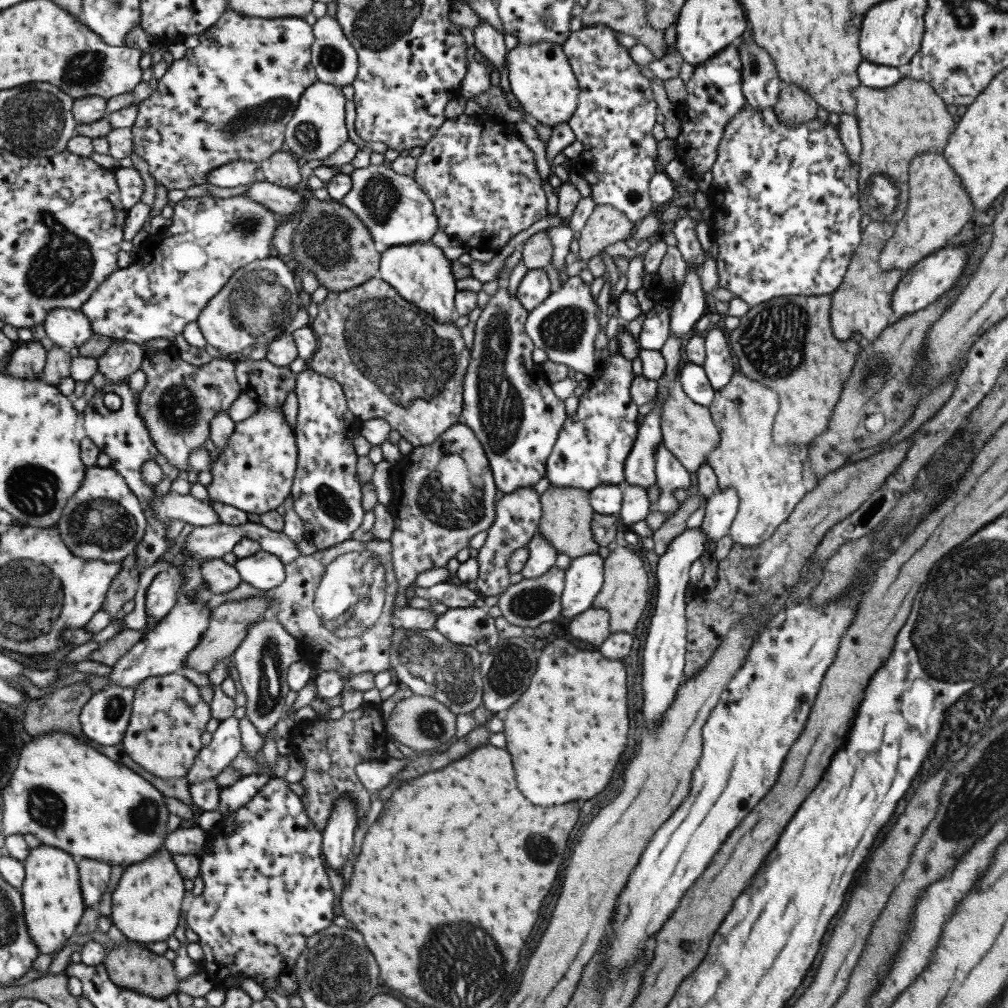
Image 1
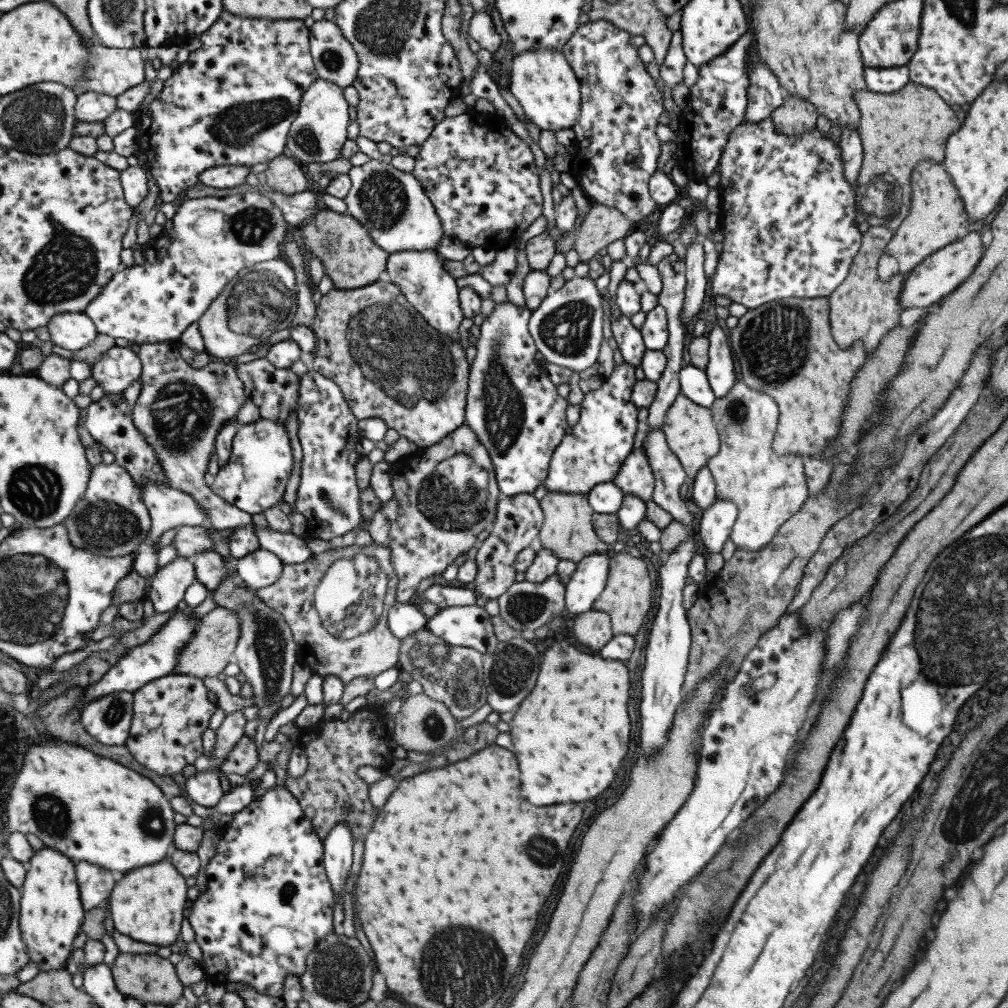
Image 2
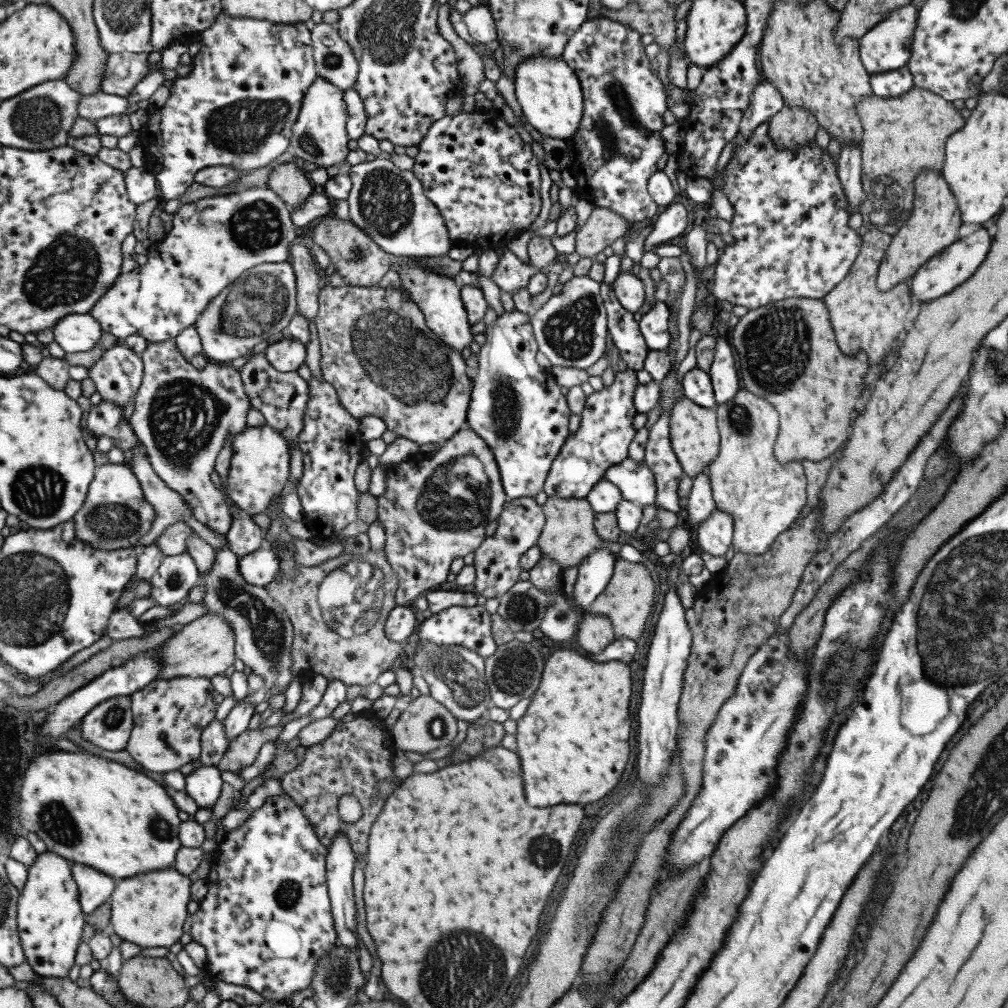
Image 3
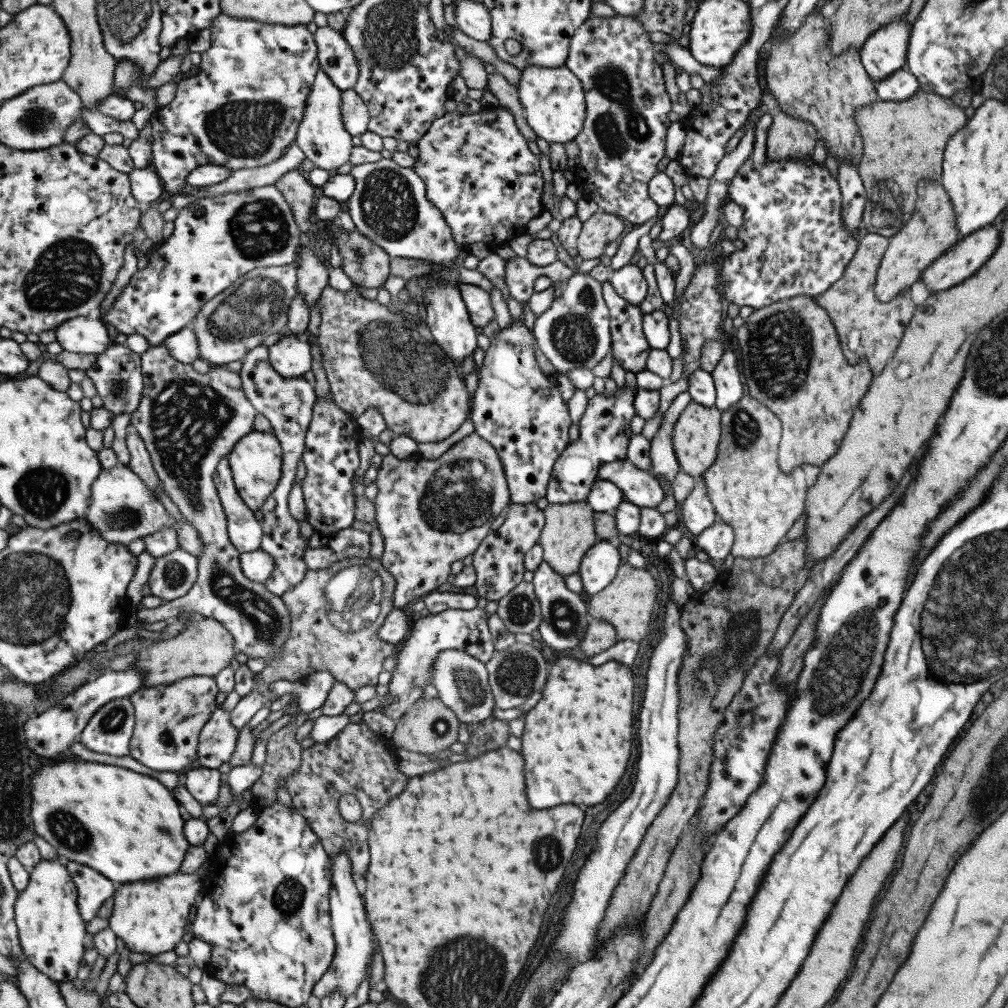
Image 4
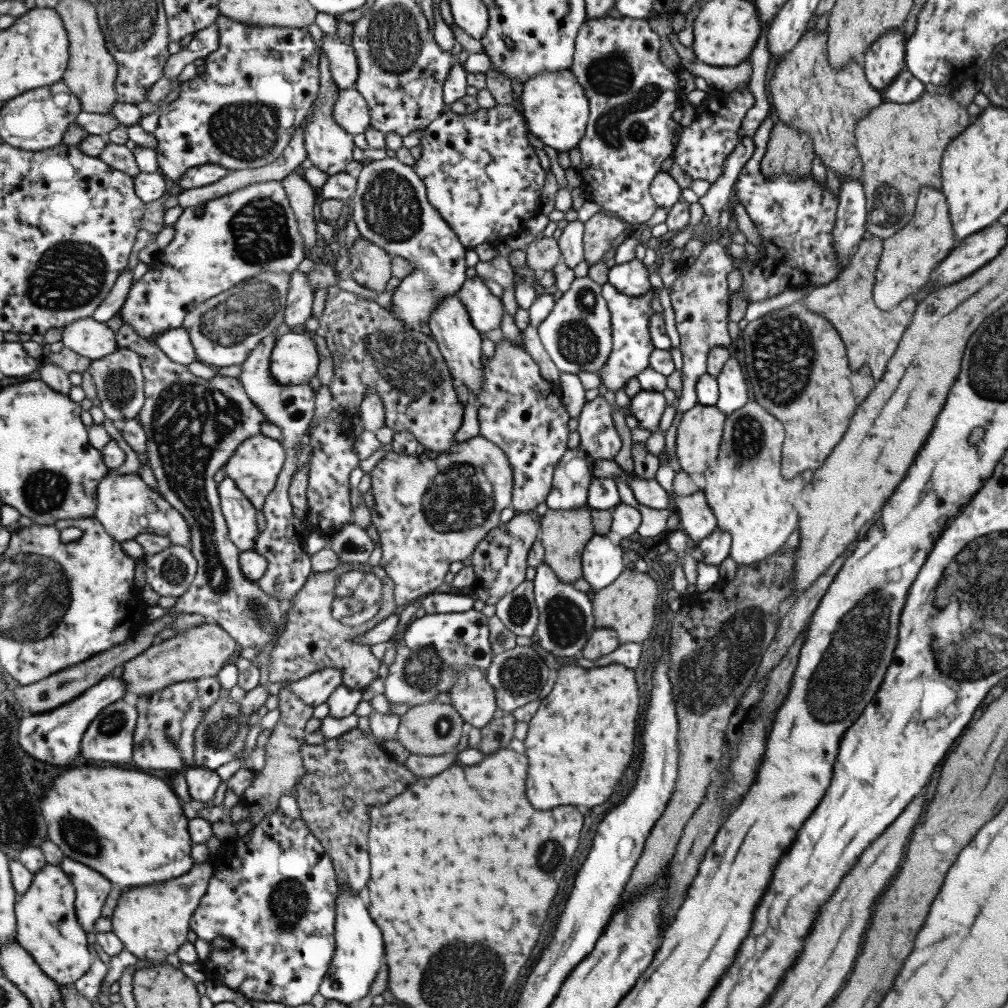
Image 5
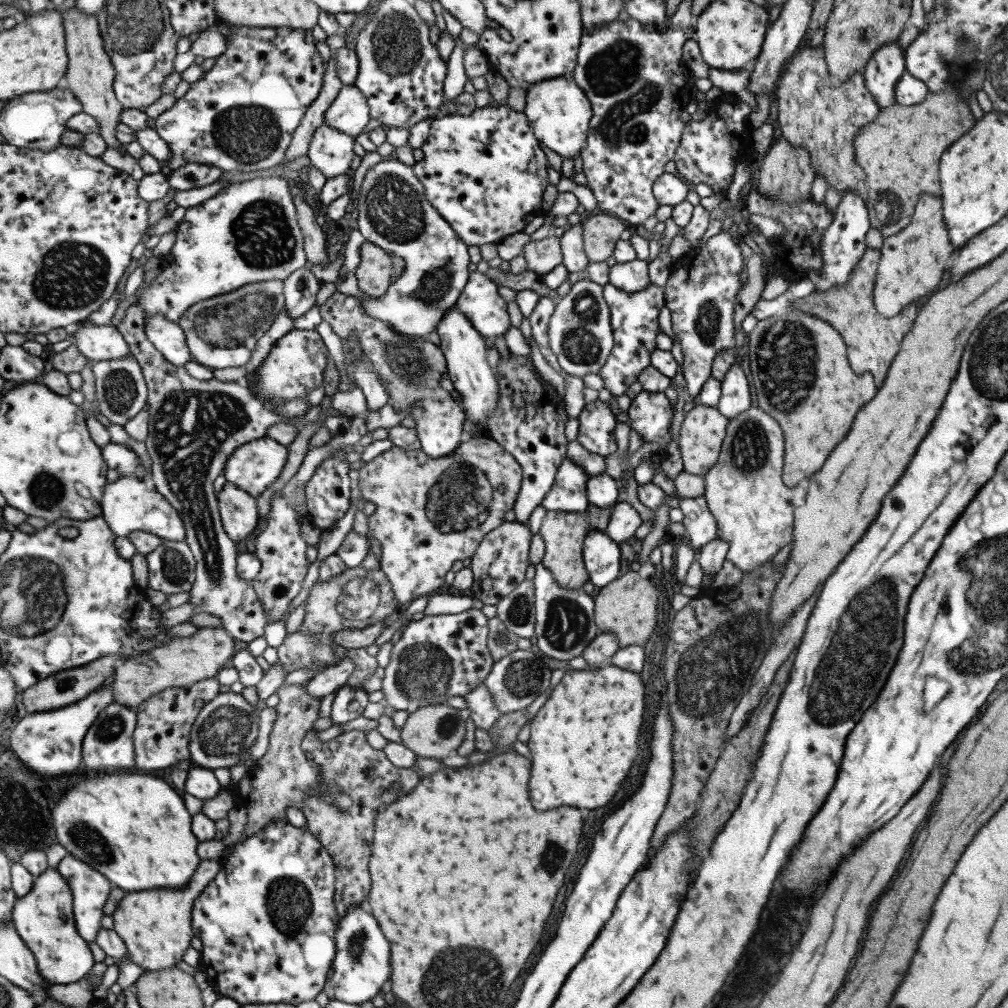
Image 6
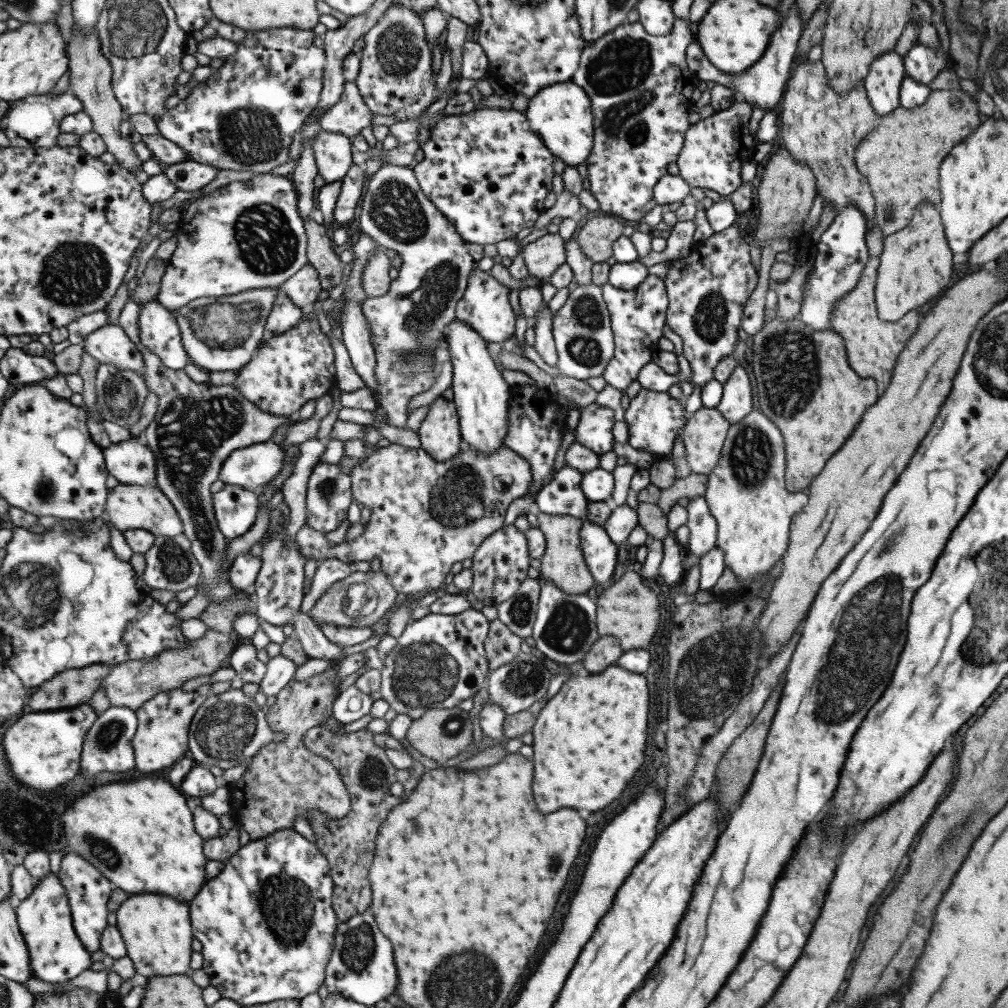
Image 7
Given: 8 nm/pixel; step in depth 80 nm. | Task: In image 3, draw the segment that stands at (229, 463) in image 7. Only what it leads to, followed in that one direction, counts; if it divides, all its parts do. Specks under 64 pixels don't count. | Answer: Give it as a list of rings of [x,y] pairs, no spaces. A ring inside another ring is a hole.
[[[272,426],[249,427],[232,442],[234,453],[230,473],[226,478],[226,494],[249,514],[265,513],[283,488],[291,474],[290,442],[281,431]]]

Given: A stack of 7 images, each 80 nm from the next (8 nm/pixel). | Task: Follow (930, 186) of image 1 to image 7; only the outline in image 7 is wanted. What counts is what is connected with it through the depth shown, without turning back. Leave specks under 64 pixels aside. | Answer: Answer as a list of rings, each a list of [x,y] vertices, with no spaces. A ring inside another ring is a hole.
[[[921,202],[913,210],[910,224],[883,239],[883,251],[879,263],[874,288],[876,316],[884,322],[897,322],[909,310],[927,304],[937,298],[951,278],[951,252],[945,244],[943,225],[937,208]]]

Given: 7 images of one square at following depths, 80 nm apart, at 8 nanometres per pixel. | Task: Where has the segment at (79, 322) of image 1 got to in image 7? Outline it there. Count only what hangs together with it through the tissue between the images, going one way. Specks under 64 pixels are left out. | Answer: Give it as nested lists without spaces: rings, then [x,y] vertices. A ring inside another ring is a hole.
[[[106,325],[87,335],[84,347],[100,363],[137,371],[145,379],[147,366],[144,354],[120,325]]]

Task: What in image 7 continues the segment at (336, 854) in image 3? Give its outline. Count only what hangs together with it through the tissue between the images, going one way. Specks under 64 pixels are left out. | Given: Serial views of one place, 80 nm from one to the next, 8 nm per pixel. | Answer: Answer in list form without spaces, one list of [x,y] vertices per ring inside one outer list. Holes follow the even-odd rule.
[[[369,914],[357,915],[347,922],[340,921],[335,950],[325,968],[328,992],[342,994],[349,1000],[374,1006],[397,992],[397,966],[391,940],[379,930],[377,920]]]

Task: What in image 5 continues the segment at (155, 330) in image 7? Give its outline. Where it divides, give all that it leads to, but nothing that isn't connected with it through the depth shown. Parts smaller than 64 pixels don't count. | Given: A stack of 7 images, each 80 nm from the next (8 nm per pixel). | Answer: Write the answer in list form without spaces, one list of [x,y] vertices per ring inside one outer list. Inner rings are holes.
[[[183,327],[169,329],[169,331],[158,334],[155,343],[169,355],[169,358],[182,365],[198,360],[191,335]]]

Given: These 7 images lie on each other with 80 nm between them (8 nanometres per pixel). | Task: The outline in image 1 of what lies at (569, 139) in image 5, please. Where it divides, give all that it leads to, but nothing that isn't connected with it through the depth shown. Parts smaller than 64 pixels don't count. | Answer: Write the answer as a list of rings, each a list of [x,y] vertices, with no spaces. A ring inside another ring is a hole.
[[[551,42],[531,46],[516,44],[506,52],[505,63],[510,90],[525,114],[548,127],[569,120],[575,112],[578,84],[561,45]]]

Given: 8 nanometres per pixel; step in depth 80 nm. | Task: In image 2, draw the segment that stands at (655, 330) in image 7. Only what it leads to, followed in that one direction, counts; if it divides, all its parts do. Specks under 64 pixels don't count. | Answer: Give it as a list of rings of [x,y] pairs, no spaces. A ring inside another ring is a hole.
[[[610,312],[609,321],[612,337],[620,350],[623,360],[627,364],[636,367],[640,364],[641,357],[646,351],[640,331],[630,323],[627,317],[623,317],[621,314],[617,318],[612,318]]]

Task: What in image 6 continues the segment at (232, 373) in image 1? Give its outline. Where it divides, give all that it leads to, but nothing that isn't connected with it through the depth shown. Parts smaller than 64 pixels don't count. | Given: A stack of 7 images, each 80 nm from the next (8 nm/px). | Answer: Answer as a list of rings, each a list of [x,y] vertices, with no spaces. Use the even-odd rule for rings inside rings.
[[[132,304],[125,313],[117,328],[140,362],[149,390],[150,433],[144,444],[152,460],[150,482],[180,511],[187,529],[186,541],[198,562],[196,581],[188,601],[218,616],[234,639],[253,642],[255,638],[265,637],[271,622],[256,588],[238,573],[241,552],[238,544],[225,532],[213,482],[224,472],[229,457],[240,446],[267,437],[273,424],[292,422],[301,427],[309,422],[325,422],[330,416],[345,415],[333,407],[325,414],[316,405],[309,408],[305,416],[288,418],[268,408],[243,381],[197,380],[187,368],[169,362],[149,340],[145,330],[145,309],[140,304]]]

